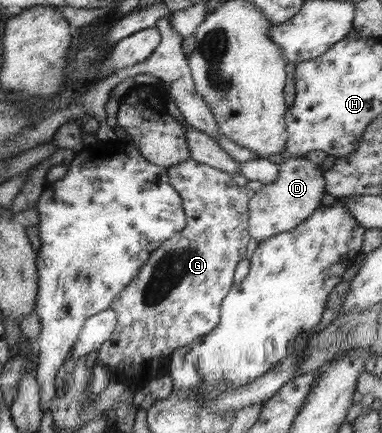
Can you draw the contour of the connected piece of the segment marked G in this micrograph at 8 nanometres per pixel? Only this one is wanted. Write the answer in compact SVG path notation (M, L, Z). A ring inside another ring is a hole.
M191 158L168 167L167 173L169 183L182 197L185 228L152 251L133 281L118 295L112 308L118 310L119 320L111 337L97 351L99 368L112 371L126 385L130 381L141 381L143 365L155 365L155 361L169 357L177 348L185 347L213 331L220 320L223 298L233 287L235 267L245 257L247 245L252 239L248 229L248 203L255 191L237 186L228 173Z

